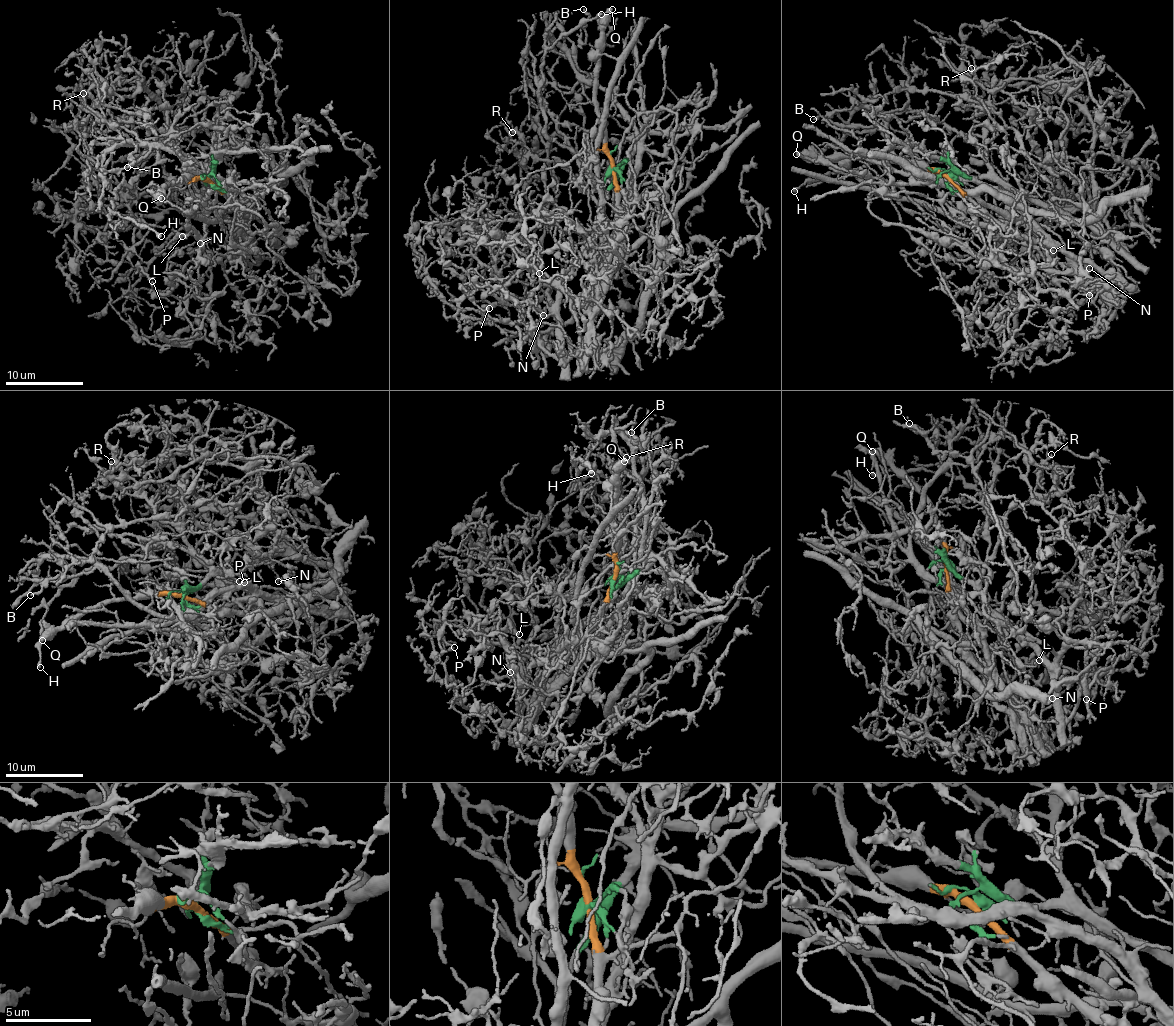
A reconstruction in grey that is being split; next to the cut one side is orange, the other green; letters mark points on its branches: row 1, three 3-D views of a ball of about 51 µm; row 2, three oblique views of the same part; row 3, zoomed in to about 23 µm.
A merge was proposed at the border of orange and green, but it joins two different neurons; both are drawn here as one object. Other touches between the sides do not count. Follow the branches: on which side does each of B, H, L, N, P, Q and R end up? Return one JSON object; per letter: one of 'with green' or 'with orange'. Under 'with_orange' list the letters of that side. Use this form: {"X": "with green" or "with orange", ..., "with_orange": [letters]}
{"B": "with green", "H": "with green", "L": "with green", "N": "with green", "P": "with green", "Q": "with orange", "R": "with green", "with_orange": ["Q"]}

